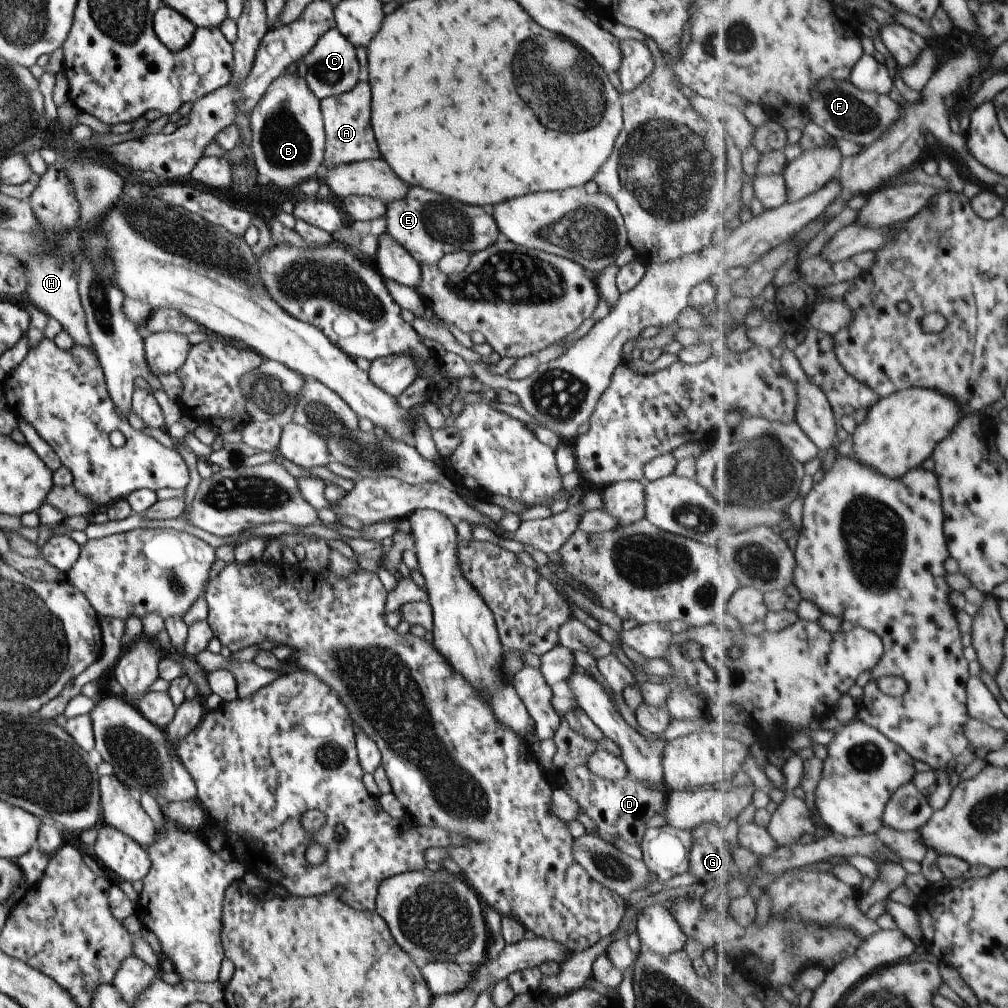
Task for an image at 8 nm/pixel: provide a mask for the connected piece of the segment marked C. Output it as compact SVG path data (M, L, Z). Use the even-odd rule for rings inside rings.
M335 28L327 31L326 35L322 36L321 40L318 40L310 52L301 59L301 62L304 66L303 75L306 83L318 101L349 92L361 82L356 47Z

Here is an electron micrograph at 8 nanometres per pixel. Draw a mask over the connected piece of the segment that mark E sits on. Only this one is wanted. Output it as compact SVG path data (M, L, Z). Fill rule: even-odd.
M408 186L408 188L404 199L386 204L387 212L385 216L388 227L384 234L389 235L389 238L393 238L397 244L400 244L420 265L438 264L450 252L463 251L472 256L498 241L499 229L491 214L486 212L486 208L479 205L466 205L421 187Z

